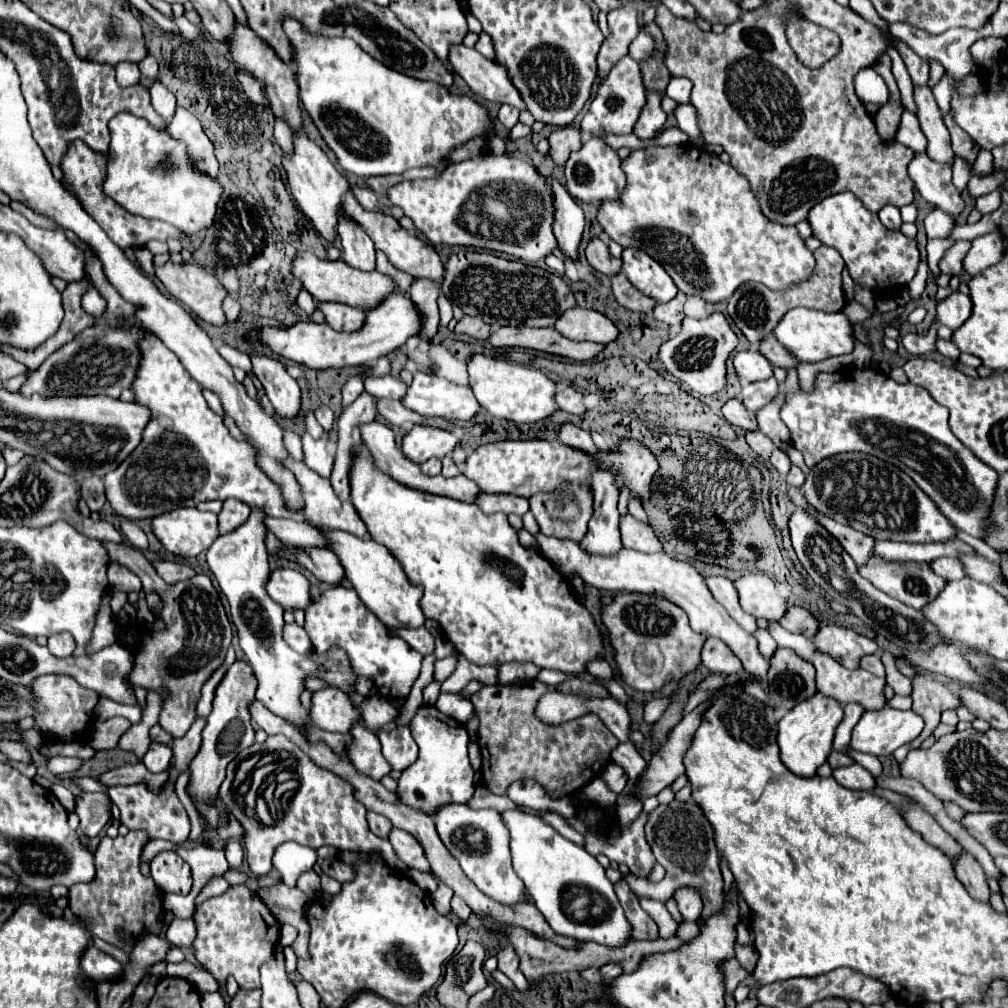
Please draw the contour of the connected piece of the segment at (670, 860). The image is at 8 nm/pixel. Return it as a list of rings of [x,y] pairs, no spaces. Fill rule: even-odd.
[[[674,800],[670,806],[660,804],[654,812],[650,812],[648,824],[646,824],[646,836],[654,850],[656,860],[666,868],[666,876],[660,882],[648,882],[648,880],[626,880],[630,888],[644,898],[666,902],[676,888],[680,886],[692,886],[702,894],[704,900],[704,912],[698,918],[700,924],[704,924],[710,916],[722,912],[724,898],[722,898],[722,874],[720,874],[720,856],[714,846],[714,830],[710,822],[704,818],[702,810],[690,802],[682,804]]]

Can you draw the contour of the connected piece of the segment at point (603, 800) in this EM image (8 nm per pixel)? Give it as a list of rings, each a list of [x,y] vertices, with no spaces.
[[[594,778],[592,782],[588,782],[582,792],[592,800],[596,802],[598,806],[606,806],[606,804],[614,804],[616,802],[616,794],[606,786],[606,782],[602,778]]]

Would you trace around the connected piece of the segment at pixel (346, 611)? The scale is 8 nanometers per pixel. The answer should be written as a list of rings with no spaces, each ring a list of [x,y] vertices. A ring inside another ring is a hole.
[[[334,586],[326,590],[322,598],[306,610],[304,630],[310,636],[314,650],[320,654],[334,644],[344,648],[350,656],[354,672],[362,678],[372,680],[378,694],[388,700],[406,698],[412,690],[412,684],[420,676],[424,656],[412,650],[402,638],[392,636],[386,626],[364,606],[364,602],[360,602],[358,594],[352,588]]]

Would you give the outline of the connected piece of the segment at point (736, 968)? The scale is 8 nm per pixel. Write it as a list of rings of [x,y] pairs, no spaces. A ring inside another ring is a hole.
[[[730,958],[730,962],[722,962],[722,974],[724,974],[724,988],[728,994],[732,994],[740,982],[754,986],[754,976],[748,974],[734,958]]]

